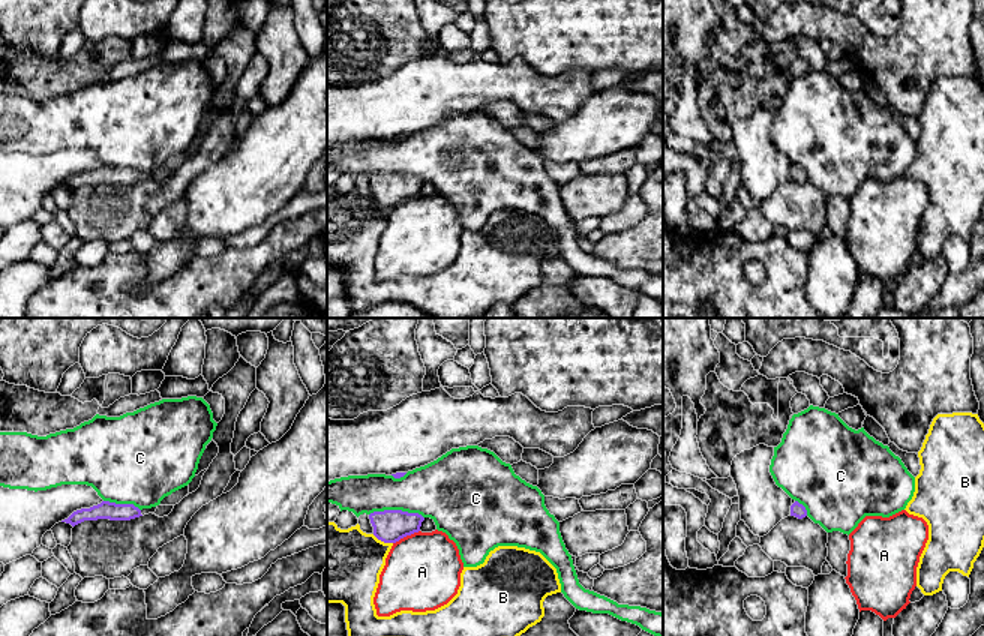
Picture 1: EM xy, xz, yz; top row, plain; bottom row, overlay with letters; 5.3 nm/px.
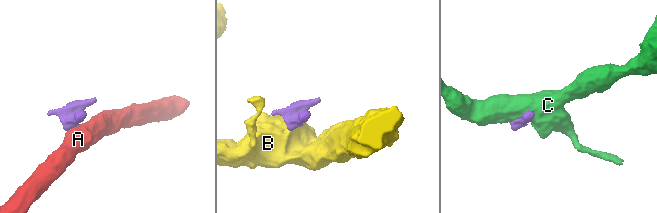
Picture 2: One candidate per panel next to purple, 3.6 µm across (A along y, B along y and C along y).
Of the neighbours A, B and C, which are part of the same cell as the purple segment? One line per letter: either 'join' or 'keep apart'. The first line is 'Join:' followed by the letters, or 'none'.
Join: none
A: keep apart
B: keep apart
C: keep apart

